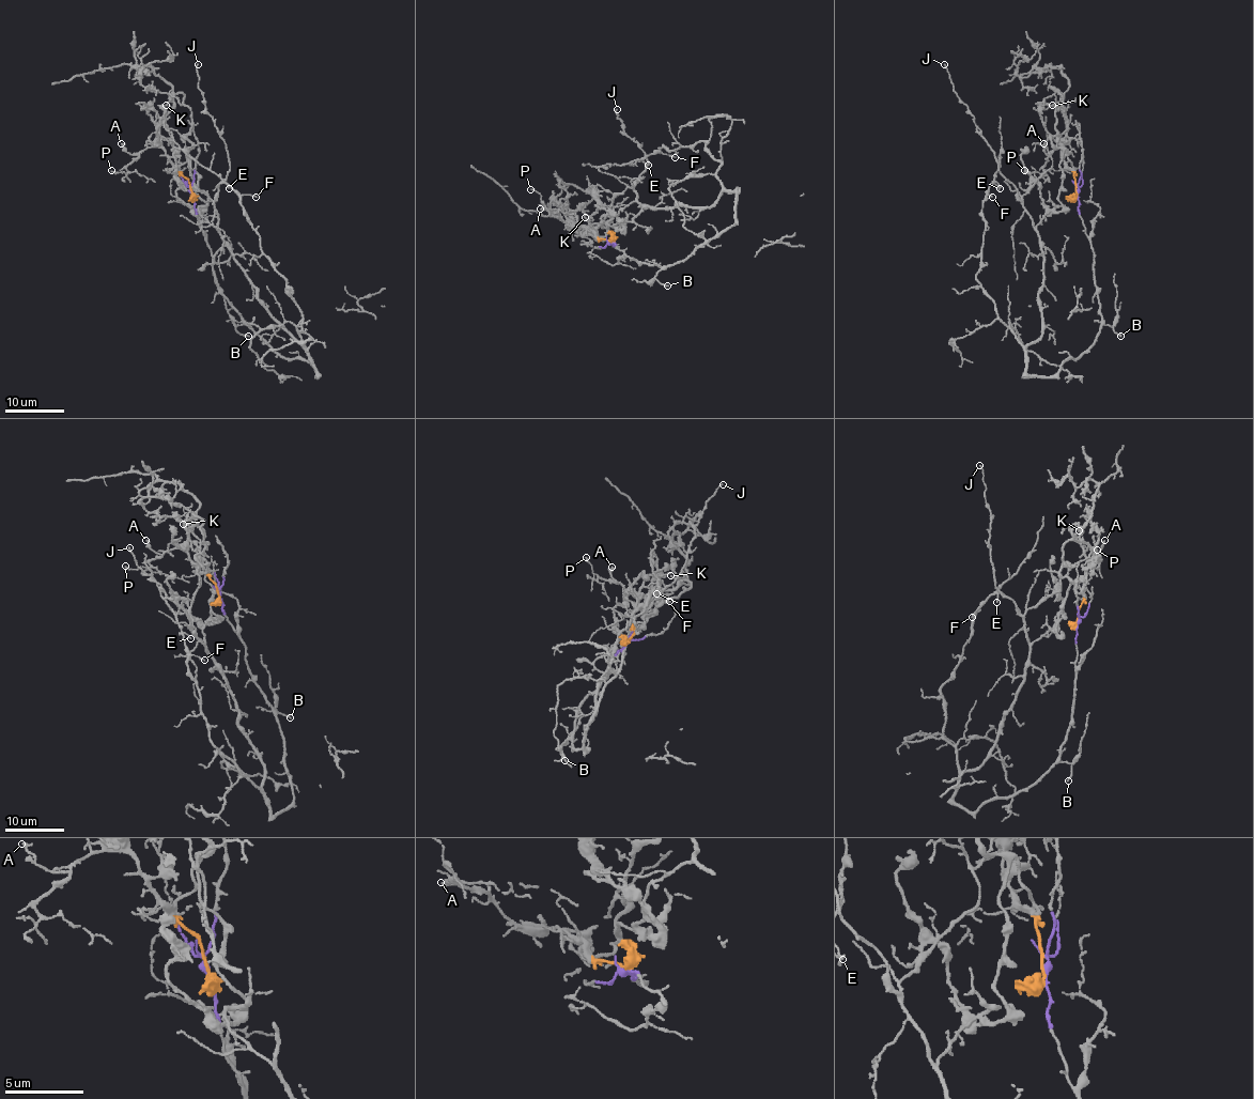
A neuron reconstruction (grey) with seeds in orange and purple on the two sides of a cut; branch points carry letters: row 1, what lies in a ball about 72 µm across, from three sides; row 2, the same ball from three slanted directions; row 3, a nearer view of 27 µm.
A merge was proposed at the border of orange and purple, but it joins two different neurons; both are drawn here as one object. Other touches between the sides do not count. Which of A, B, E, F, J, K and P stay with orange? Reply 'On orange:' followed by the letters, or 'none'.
On orange: A, K, P

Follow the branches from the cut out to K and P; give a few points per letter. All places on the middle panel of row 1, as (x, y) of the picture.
K: (609, 242), (586, 227), (578, 231), (589, 230), (594, 222), (584, 217)
P: (609, 242), (599, 238), (586, 227), (567, 223), (557, 213), (540, 204), (541, 195), (530, 189)

